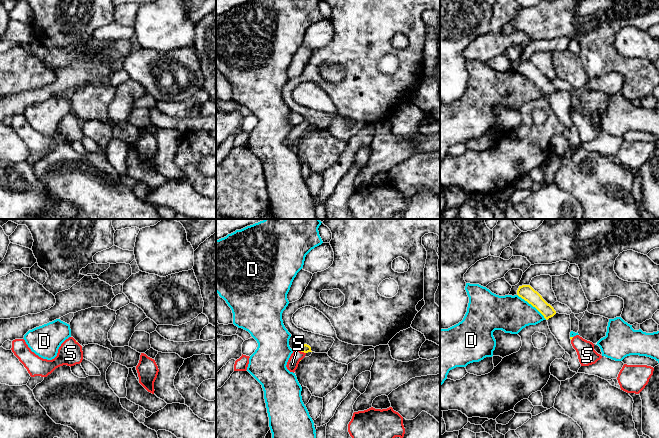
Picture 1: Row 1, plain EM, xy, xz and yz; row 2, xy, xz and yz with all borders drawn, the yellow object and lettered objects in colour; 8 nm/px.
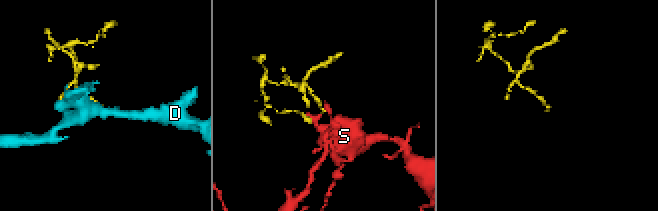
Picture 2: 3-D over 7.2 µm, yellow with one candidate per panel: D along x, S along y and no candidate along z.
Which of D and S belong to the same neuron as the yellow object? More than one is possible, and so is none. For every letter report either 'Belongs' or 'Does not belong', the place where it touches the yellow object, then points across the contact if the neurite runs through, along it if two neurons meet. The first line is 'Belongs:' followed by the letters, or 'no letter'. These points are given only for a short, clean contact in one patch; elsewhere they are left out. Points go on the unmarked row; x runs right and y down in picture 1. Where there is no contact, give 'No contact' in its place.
Belongs: S
D: Does not belong. Touches yellow at yz (532, 81)
S: Belongs. Touches yellow at xz (302, 127). Path across: xz (305, 124), (302, 127), (292, 140)

